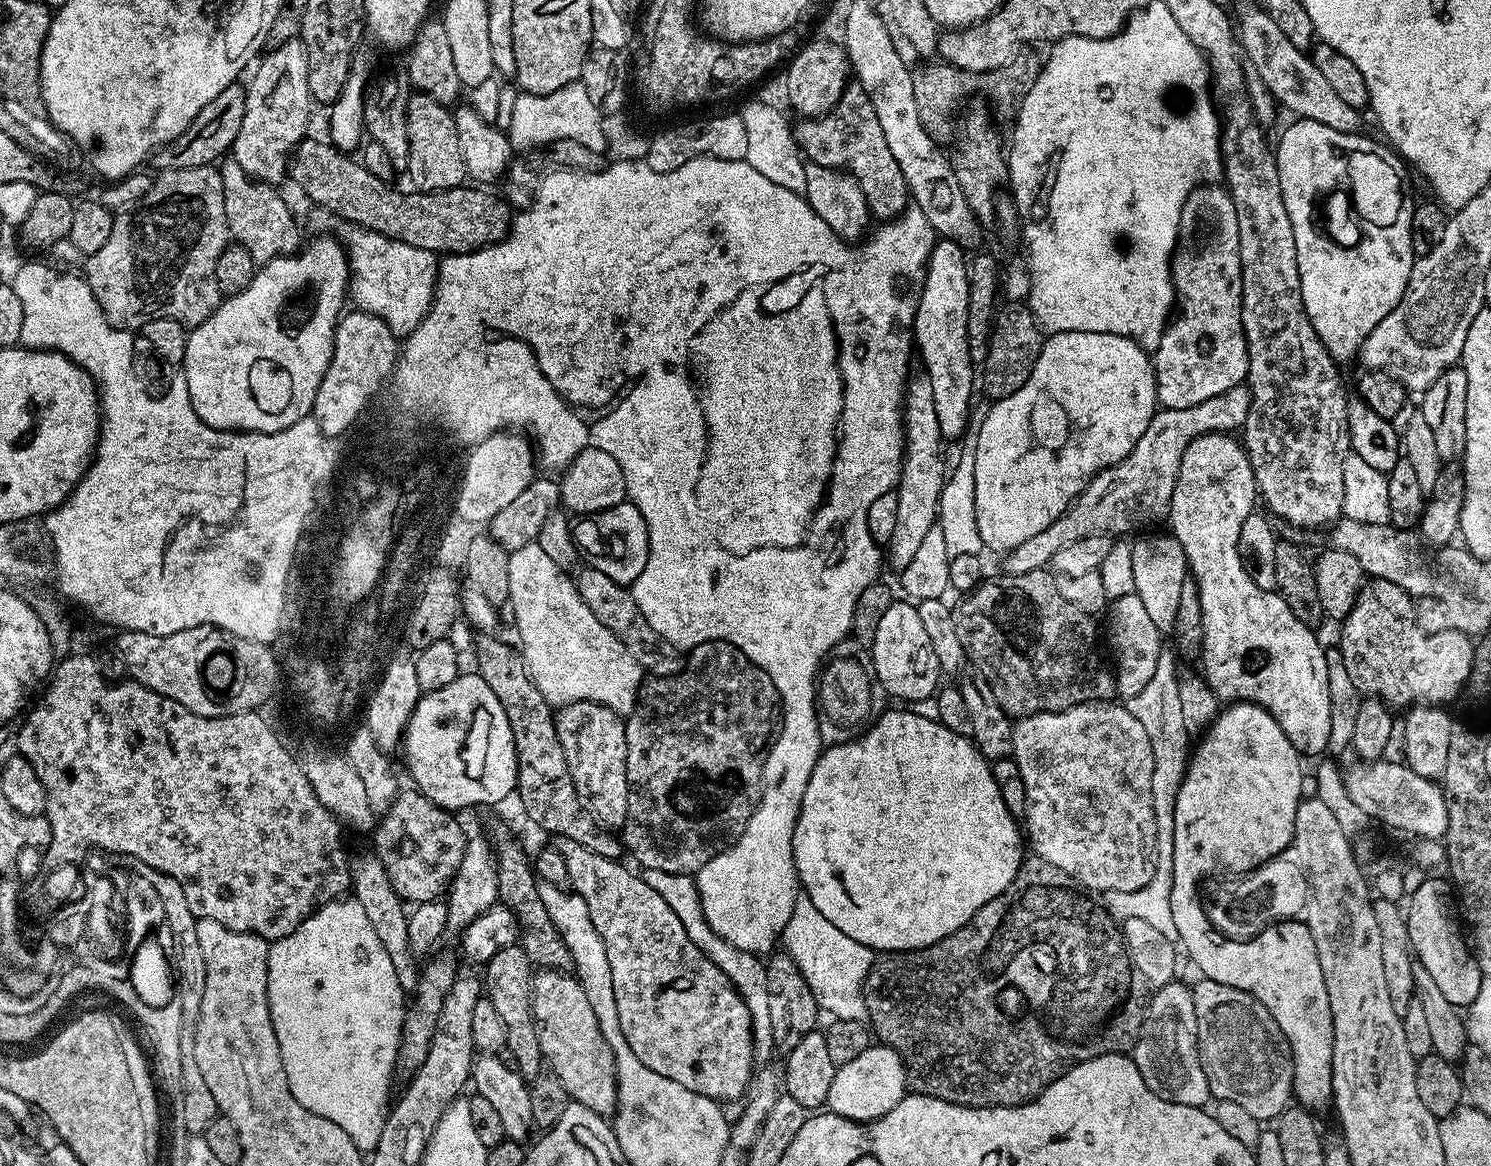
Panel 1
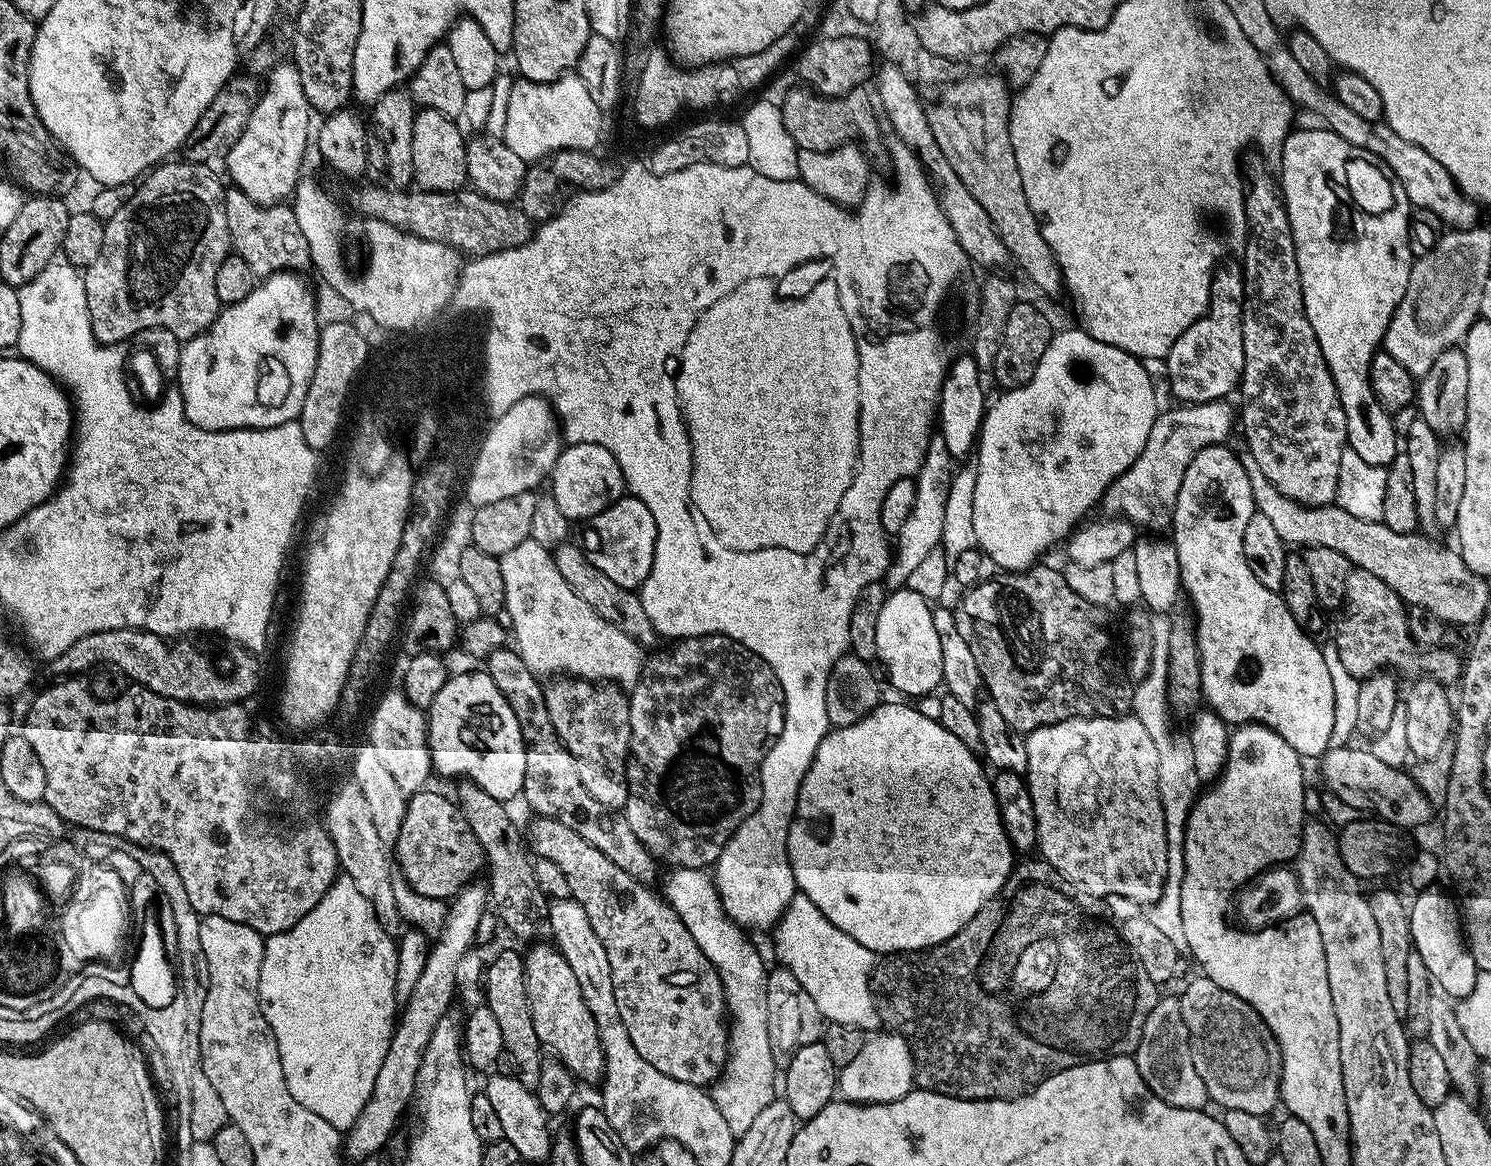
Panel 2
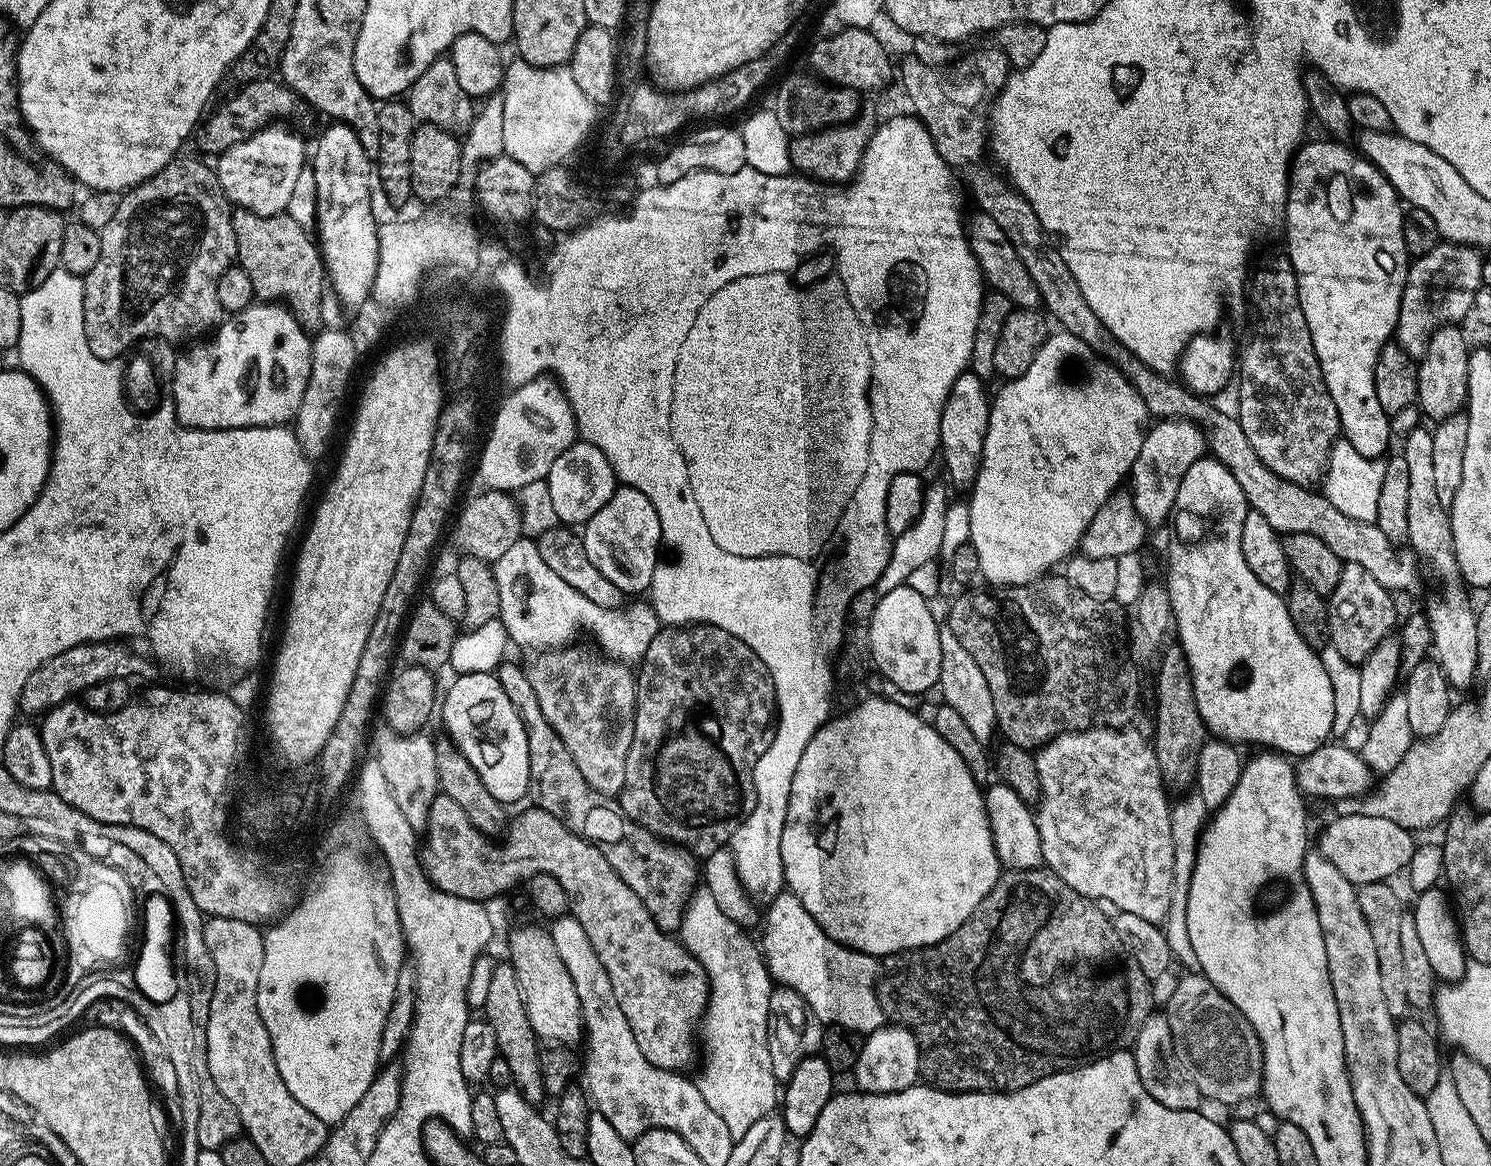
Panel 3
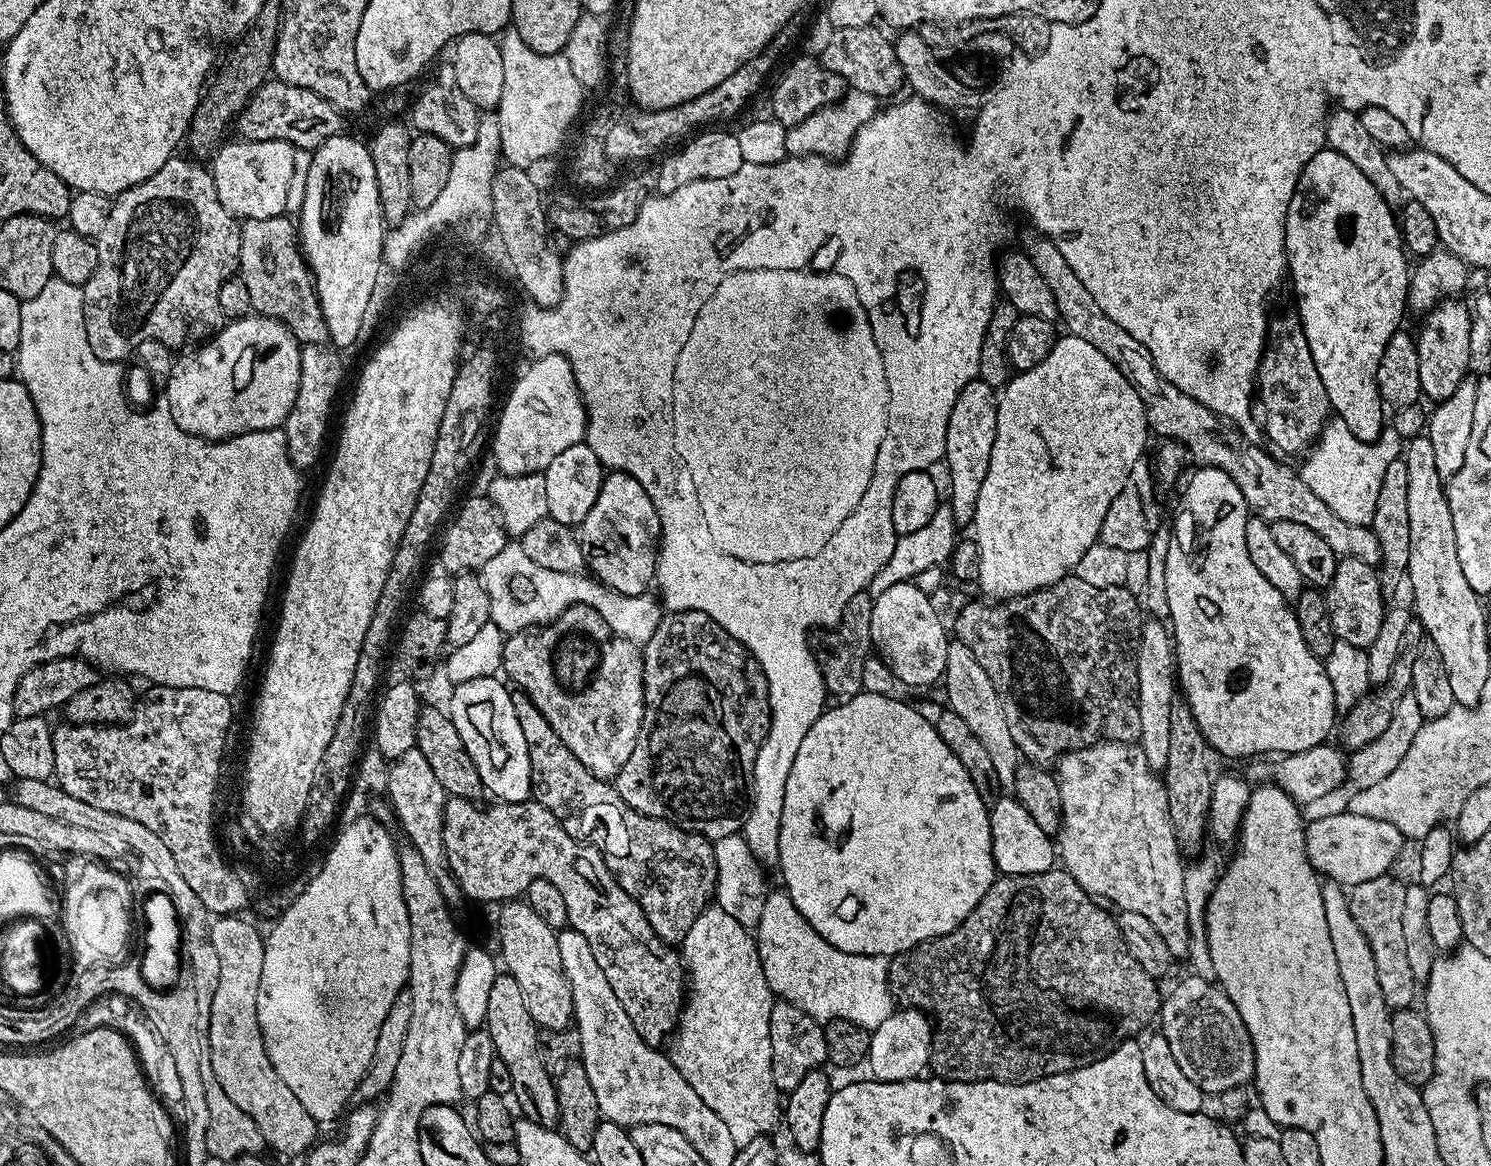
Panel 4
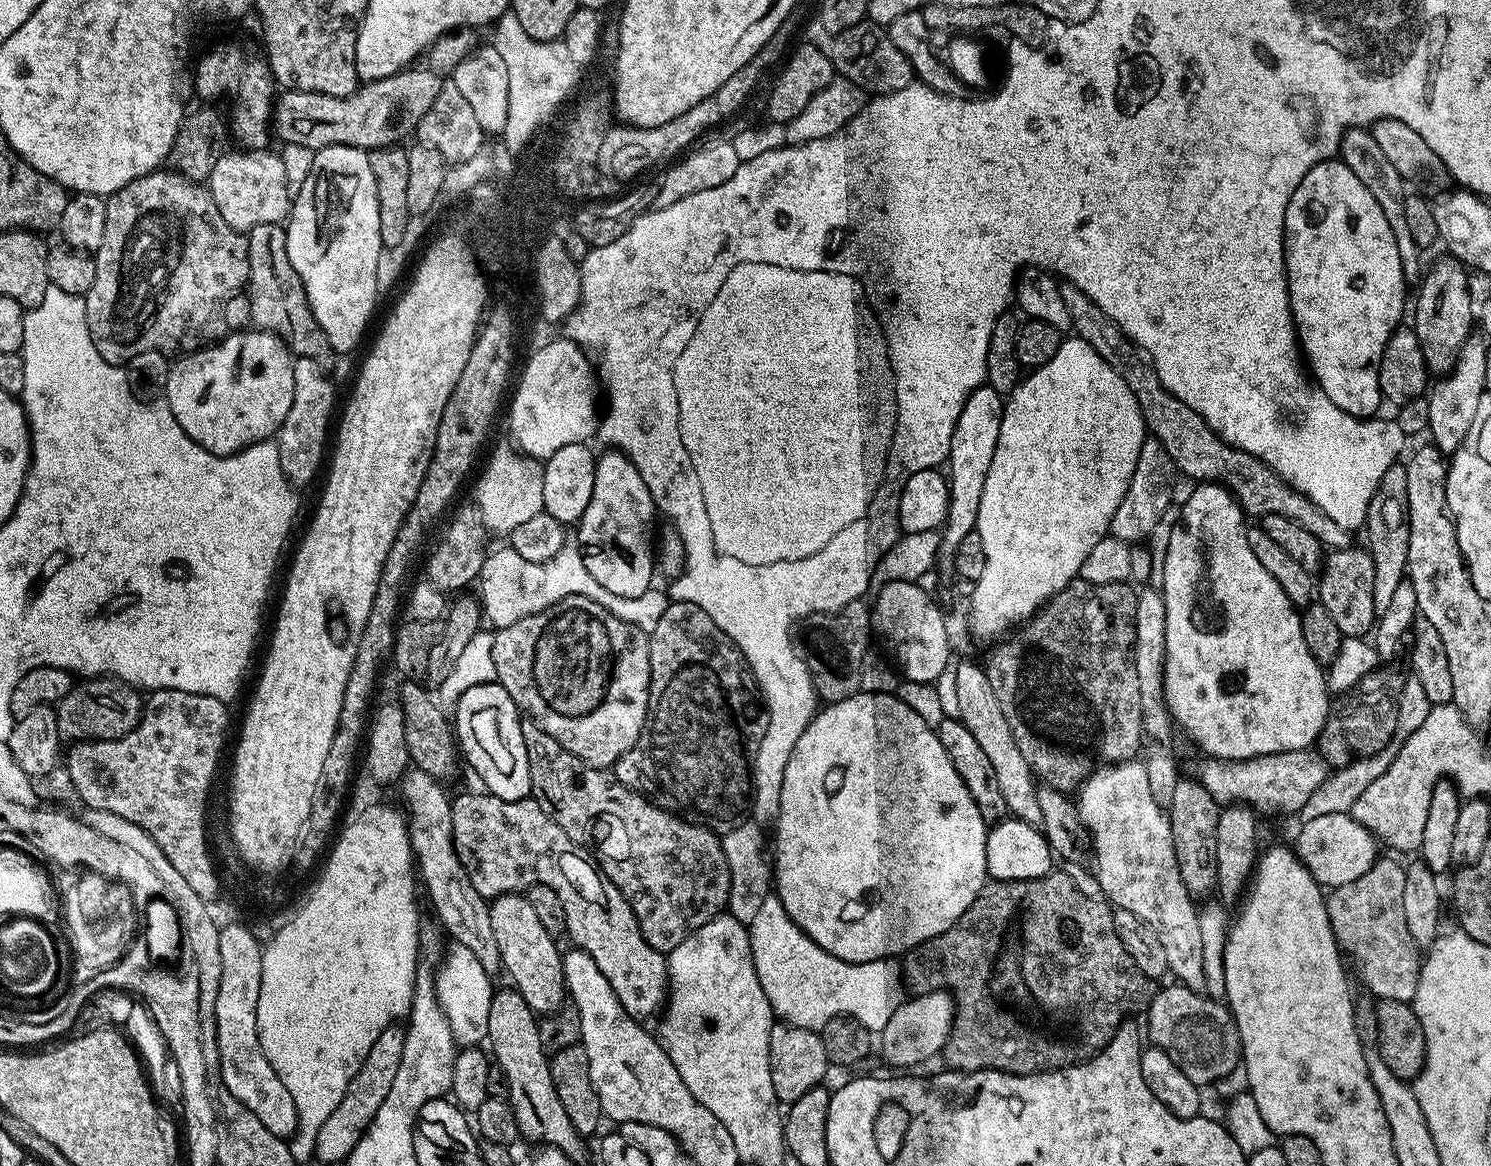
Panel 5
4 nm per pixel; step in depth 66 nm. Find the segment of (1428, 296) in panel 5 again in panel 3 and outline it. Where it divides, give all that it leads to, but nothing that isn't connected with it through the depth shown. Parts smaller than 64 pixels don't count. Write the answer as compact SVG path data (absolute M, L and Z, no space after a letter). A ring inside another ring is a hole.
M1447 324L1432 335L1424 355L1419 357L1418 408L1421 408L1432 422L1445 420L1447 416L1457 415L1465 407L1468 398L1468 353L1470 343L1464 337L1463 327Z

